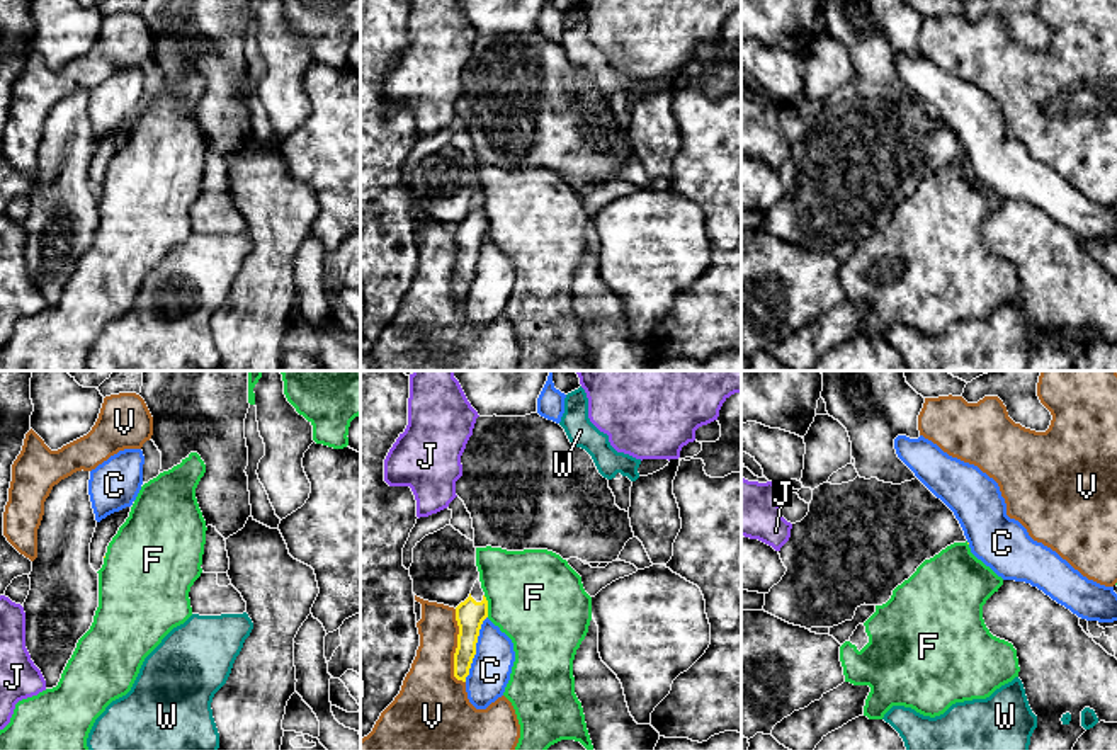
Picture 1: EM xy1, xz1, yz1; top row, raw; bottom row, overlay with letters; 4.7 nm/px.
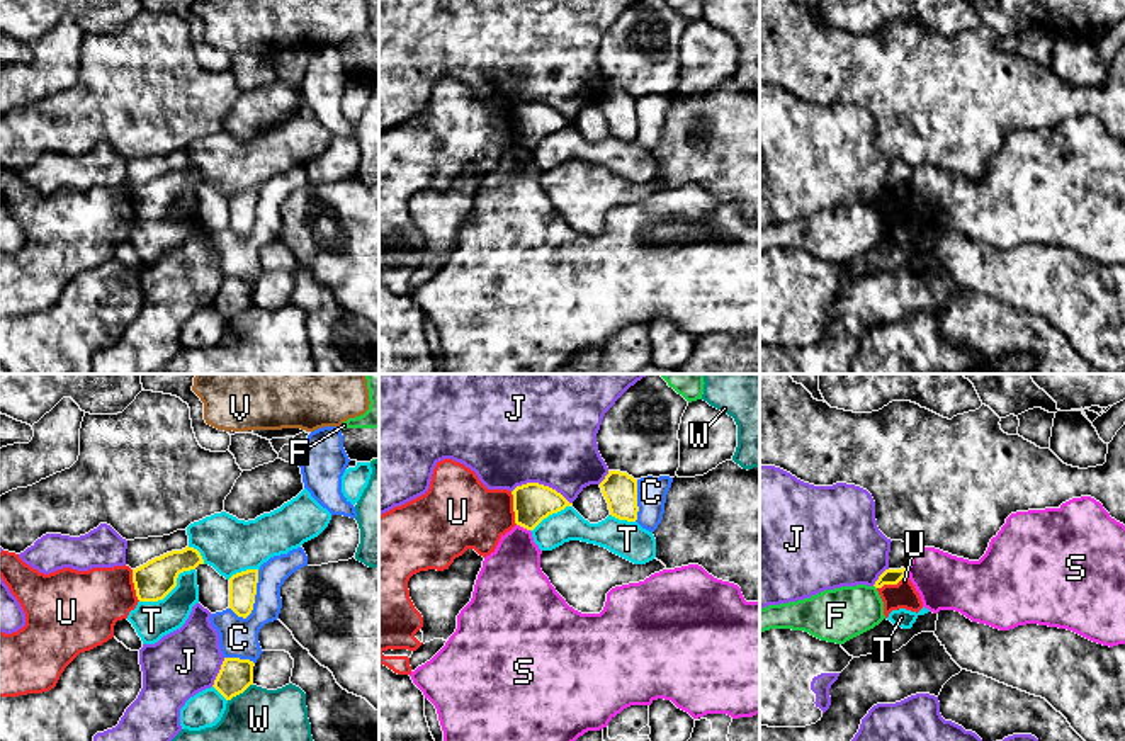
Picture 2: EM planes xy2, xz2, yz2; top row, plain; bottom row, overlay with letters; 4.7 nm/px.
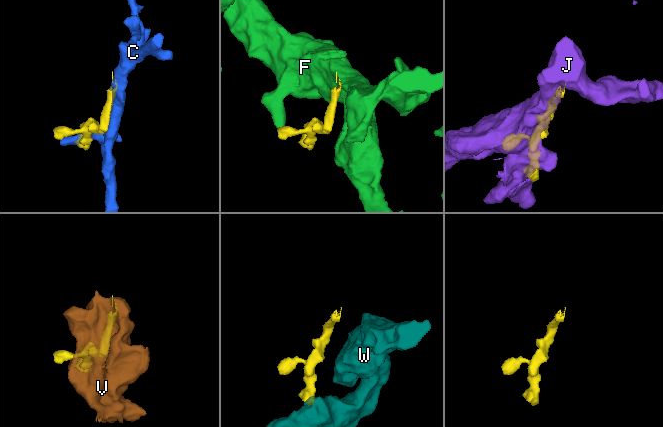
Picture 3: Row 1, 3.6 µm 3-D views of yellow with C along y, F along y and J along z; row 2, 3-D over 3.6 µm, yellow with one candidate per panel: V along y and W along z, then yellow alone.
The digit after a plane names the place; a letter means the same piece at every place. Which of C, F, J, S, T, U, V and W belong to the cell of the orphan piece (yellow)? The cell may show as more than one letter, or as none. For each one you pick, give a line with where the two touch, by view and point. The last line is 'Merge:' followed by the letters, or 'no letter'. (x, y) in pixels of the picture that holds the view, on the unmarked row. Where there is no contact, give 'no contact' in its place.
Merge: no letter

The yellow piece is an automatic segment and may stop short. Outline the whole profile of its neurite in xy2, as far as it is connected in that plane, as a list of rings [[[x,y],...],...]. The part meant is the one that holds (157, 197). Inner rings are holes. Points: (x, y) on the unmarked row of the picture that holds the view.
[[[194,167],[172,170],[133,189],[133,202],[139,221],[163,219],[175,206],[184,190],[204,184],[201,172]]]

